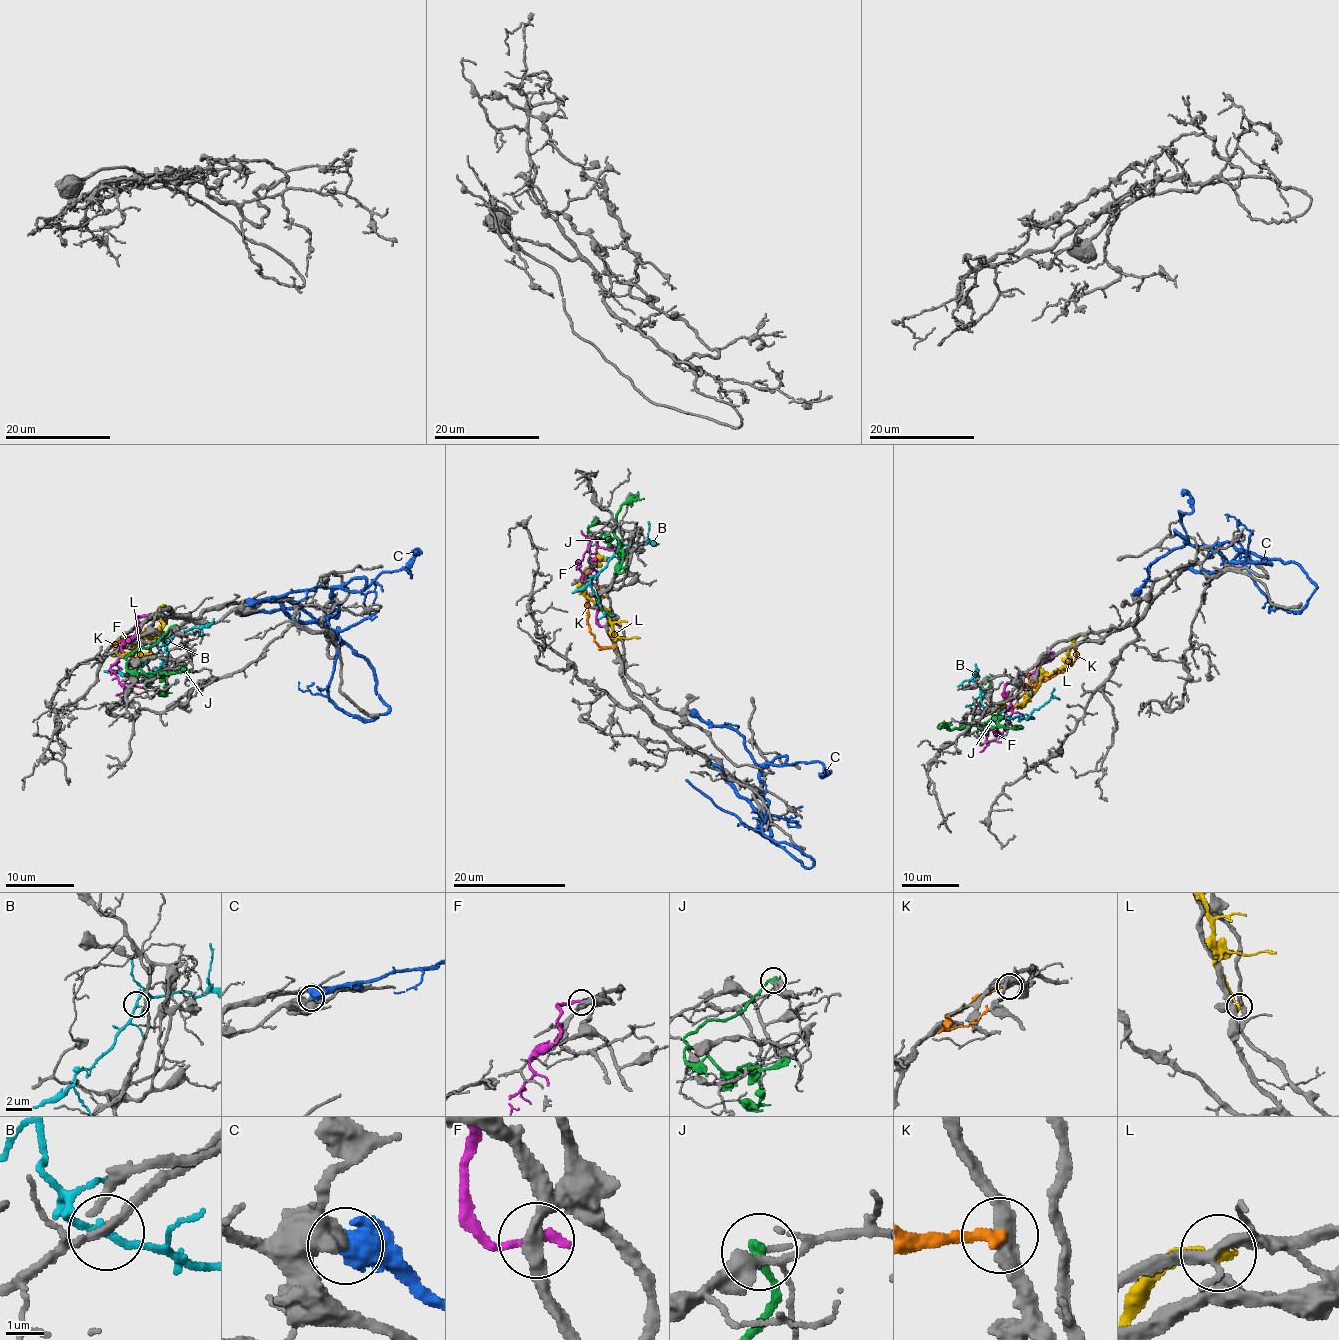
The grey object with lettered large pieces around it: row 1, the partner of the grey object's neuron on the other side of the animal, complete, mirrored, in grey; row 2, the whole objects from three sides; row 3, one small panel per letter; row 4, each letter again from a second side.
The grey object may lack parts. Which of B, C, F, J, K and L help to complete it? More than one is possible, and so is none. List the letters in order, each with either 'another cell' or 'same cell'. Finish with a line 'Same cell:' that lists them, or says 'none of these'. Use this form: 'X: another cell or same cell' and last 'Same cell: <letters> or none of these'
B: another cell
C: another cell
F: another cell
J: another cell
K: another cell
L: another cell
Same cell: none of these

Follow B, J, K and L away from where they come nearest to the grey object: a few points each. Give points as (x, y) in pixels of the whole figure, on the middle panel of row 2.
B: (617, 548), (590, 583), (603, 611), (614, 615)
J: (625, 555), (618, 554), (606, 541), (589, 531), (598, 537), (613, 538), (619, 509), (633, 499), (644, 499)
K: (614, 647), (600, 647), (587, 619), (587, 596), (604, 597)
L: (623, 660), (613, 643), (618, 638), (612, 631), (612, 622), (582, 587), (588, 570), (609, 557)

